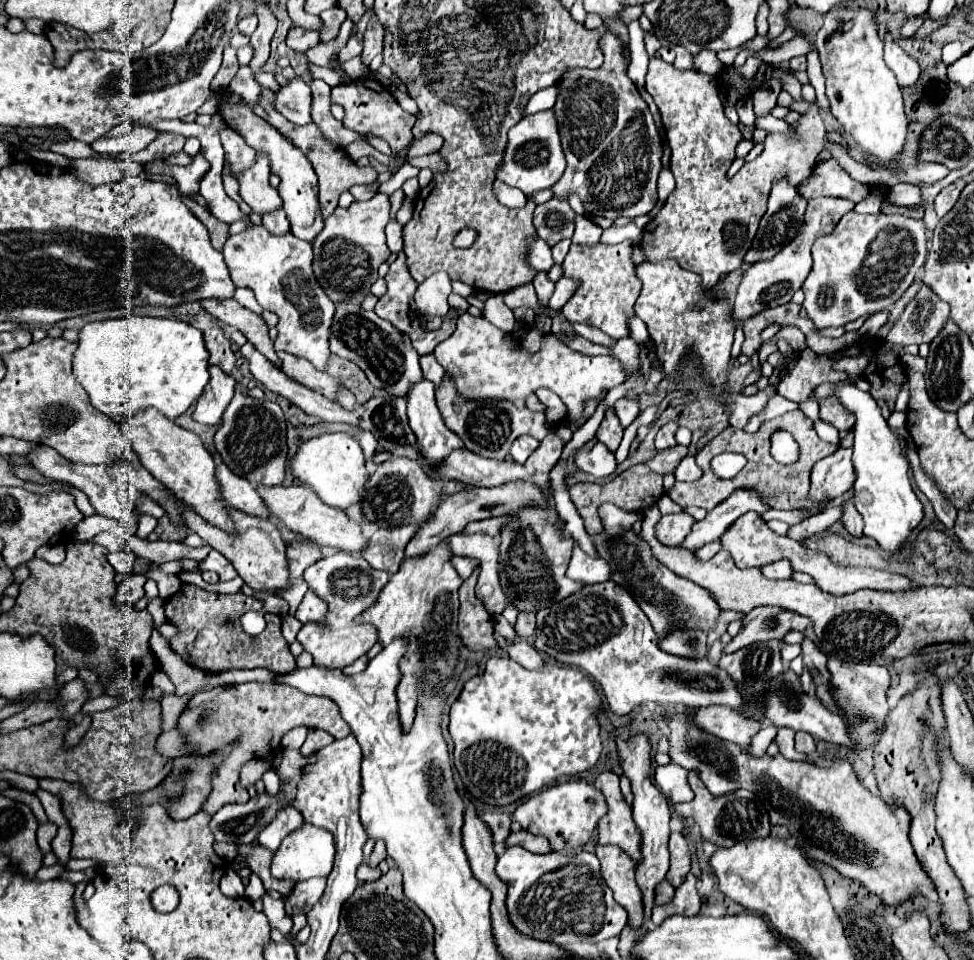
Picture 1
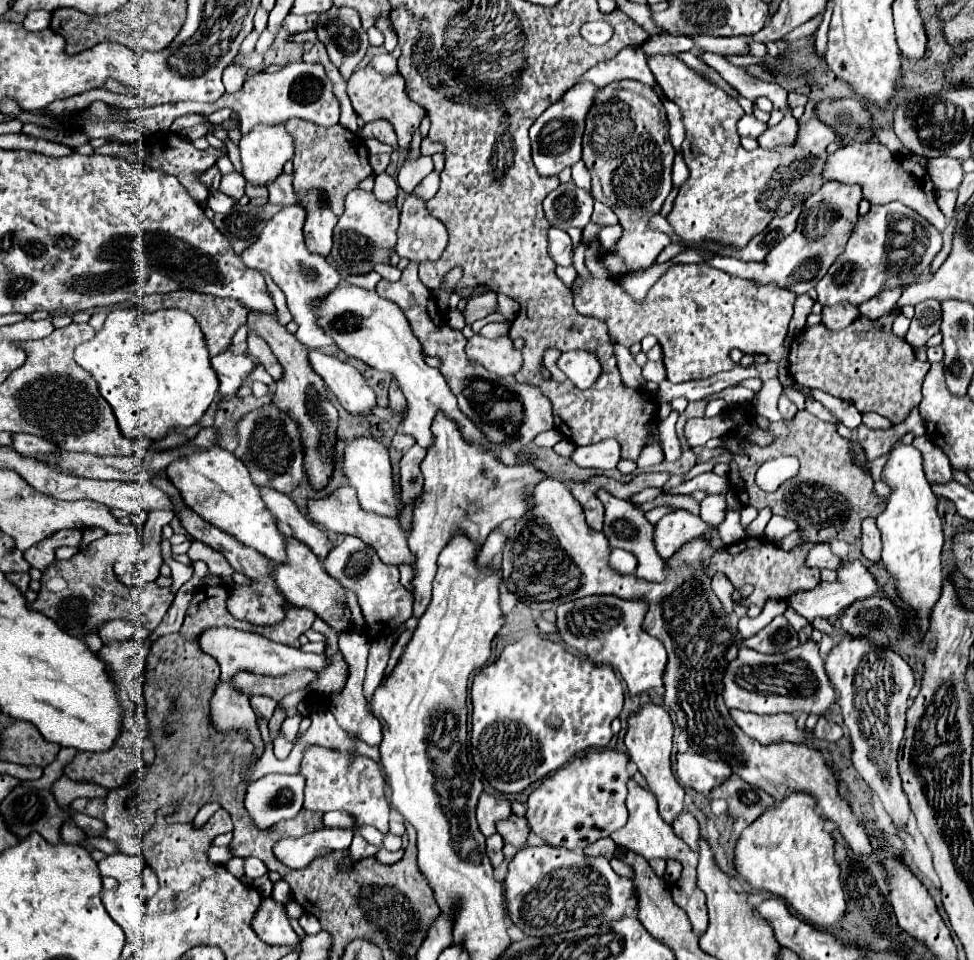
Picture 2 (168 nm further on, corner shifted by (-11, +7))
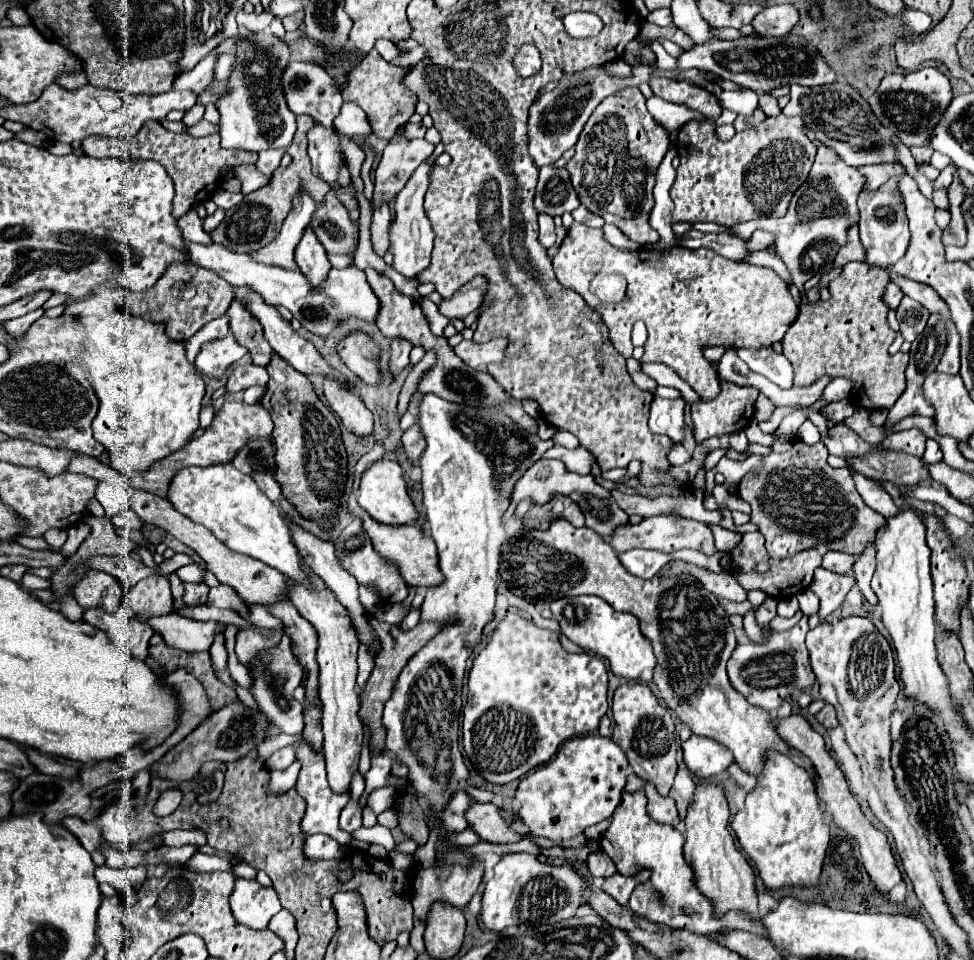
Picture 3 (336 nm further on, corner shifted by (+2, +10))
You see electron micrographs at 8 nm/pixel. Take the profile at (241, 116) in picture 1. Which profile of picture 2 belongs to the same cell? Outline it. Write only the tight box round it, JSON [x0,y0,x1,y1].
[301,191,337,257]

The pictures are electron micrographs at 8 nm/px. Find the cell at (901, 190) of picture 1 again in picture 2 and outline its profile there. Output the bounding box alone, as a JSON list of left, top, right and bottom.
[935,191,957,221]

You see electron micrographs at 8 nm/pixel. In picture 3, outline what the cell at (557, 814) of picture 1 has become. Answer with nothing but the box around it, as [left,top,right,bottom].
[516,736,630,840]

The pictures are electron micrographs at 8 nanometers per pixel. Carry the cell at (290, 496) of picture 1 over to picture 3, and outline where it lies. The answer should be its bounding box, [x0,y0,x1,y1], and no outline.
[348,492,442,588]

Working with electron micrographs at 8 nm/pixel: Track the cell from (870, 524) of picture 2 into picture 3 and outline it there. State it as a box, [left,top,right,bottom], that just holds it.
[854,544,878,606]

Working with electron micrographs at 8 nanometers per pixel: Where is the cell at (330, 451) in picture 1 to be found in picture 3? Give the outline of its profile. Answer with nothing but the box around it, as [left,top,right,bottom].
[358,460,418,526]

